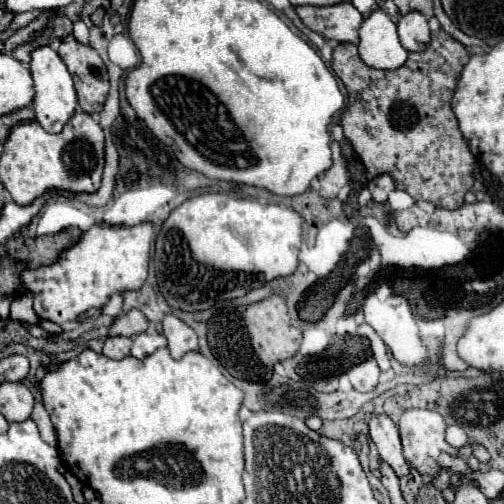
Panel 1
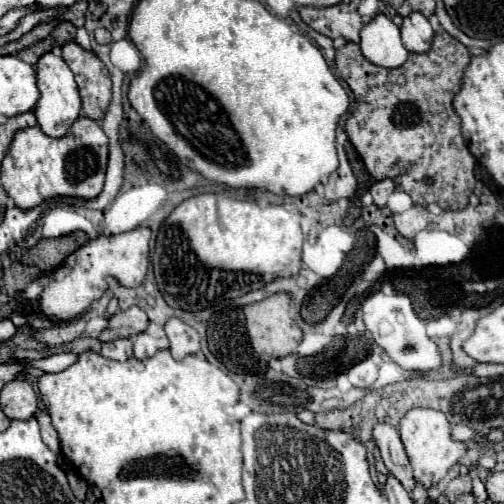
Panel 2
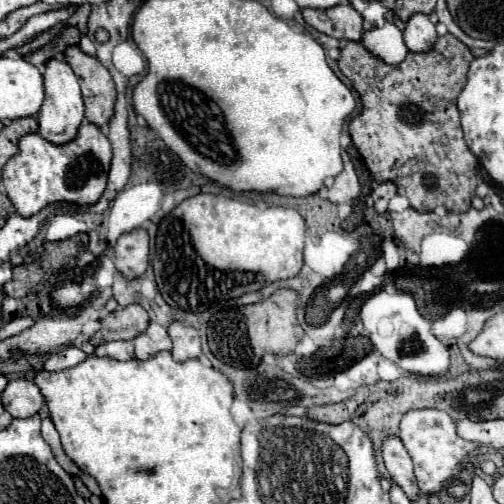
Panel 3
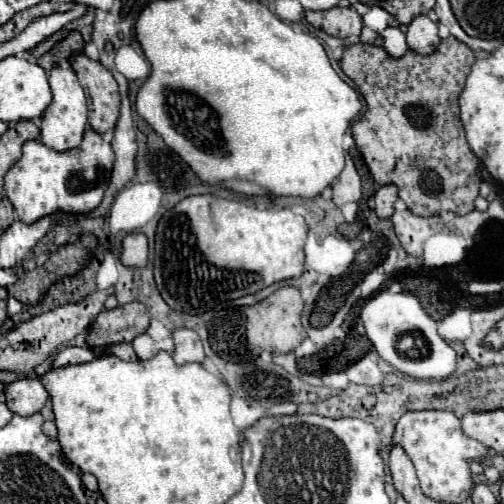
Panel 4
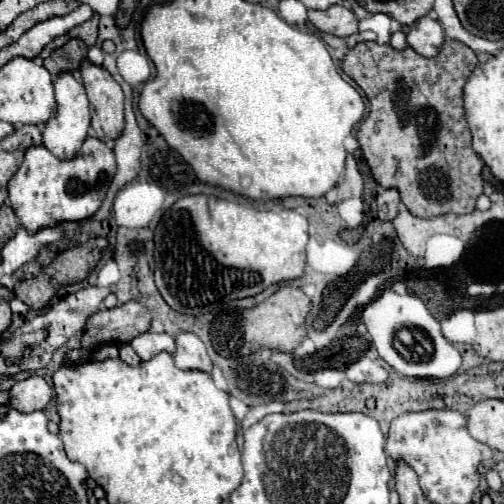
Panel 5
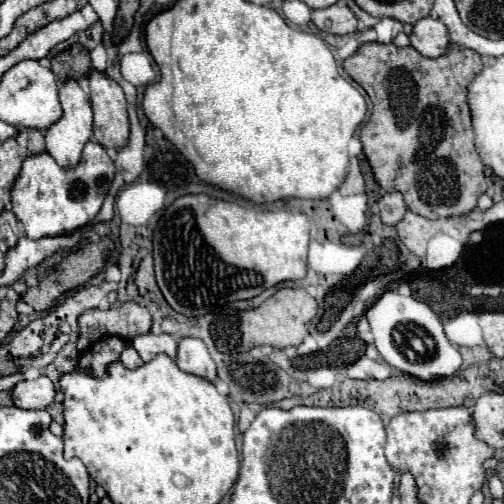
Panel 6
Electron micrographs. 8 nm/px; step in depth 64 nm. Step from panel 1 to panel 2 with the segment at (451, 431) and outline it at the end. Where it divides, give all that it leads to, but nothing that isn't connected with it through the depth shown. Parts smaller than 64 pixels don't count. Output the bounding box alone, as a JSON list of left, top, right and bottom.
[452,424,476,442]

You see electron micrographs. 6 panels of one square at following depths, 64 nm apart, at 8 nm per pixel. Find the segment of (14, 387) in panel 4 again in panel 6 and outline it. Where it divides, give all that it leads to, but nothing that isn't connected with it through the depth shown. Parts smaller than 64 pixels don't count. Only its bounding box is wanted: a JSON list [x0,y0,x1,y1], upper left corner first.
[12,376,56,410]

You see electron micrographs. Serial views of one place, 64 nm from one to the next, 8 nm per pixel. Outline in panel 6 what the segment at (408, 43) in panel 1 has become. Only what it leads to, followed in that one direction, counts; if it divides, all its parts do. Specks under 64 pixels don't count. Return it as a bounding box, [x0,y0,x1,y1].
[410,18,448,58]

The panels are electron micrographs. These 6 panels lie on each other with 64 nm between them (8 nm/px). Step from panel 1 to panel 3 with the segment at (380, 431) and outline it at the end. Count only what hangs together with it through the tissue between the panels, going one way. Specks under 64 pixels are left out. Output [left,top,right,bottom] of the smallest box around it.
[382,436,420,502]

